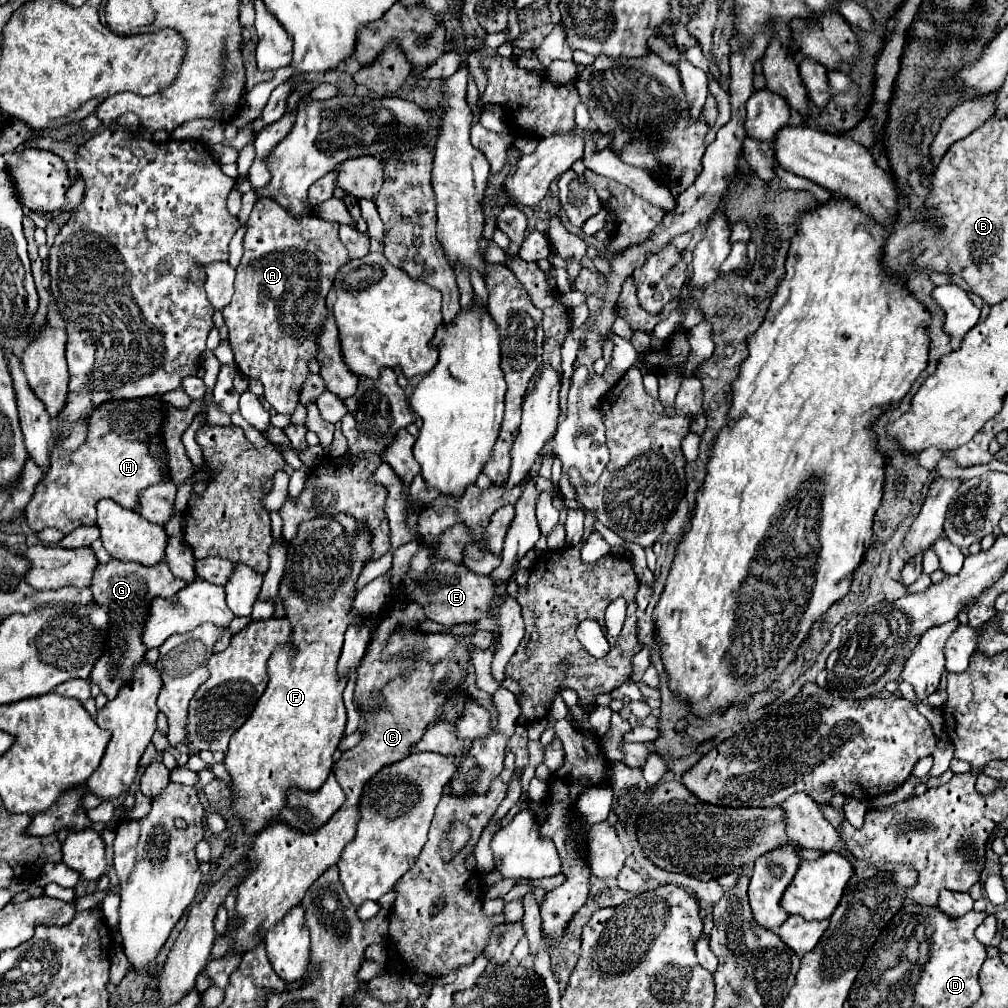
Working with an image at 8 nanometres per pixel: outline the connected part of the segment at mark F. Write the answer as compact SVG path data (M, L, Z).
M351 514L317 516L313 520L301 522L295 538L287 544L287 564L279 582L279 598L285 606L285 618L293 626L291 644L277 646L271 654L267 662L269 686L263 692L263 698L259 698L255 704L251 718L231 736L225 756L227 772L233 778L233 810L245 818L245 830L249 834L261 832L275 816L279 816L285 806L285 792L291 786L313 792L327 780L333 768L333 752L343 738L347 722L341 694L349 680L337 672L337 660L345 630L349 626L363 624L363 616L353 612L353 600L357 594L357 578L371 556L371 534L367 534L367 526L359 524Z

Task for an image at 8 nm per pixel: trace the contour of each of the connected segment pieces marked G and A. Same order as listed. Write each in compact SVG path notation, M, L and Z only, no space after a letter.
M111 560L107 564L99 564L93 578L93 598L97 604L107 606L111 614L111 638L105 646L103 656L97 660L91 682L101 688L101 692L111 700L117 696L119 688L131 680L135 664L141 662L145 654L145 646L141 642L141 626L147 618L147 602L161 596L161 598L173 598L187 582L181 578L175 578L171 570L167 570L165 562L159 562L155 566L143 566L137 562L121 562Z
M259 198L247 220L247 232L243 242L243 258L237 268L235 296L229 306L223 308L223 318L229 328L229 342L235 354L239 370L247 378L259 378L265 386L265 400L283 414L293 414L299 402L299 390L309 374L307 360L317 354L317 330L325 318L325 298L333 286L333 278L339 268L349 260L347 250L341 244L337 222L321 220L321 242L315 242L315 224L307 218L293 218L271 198Z

